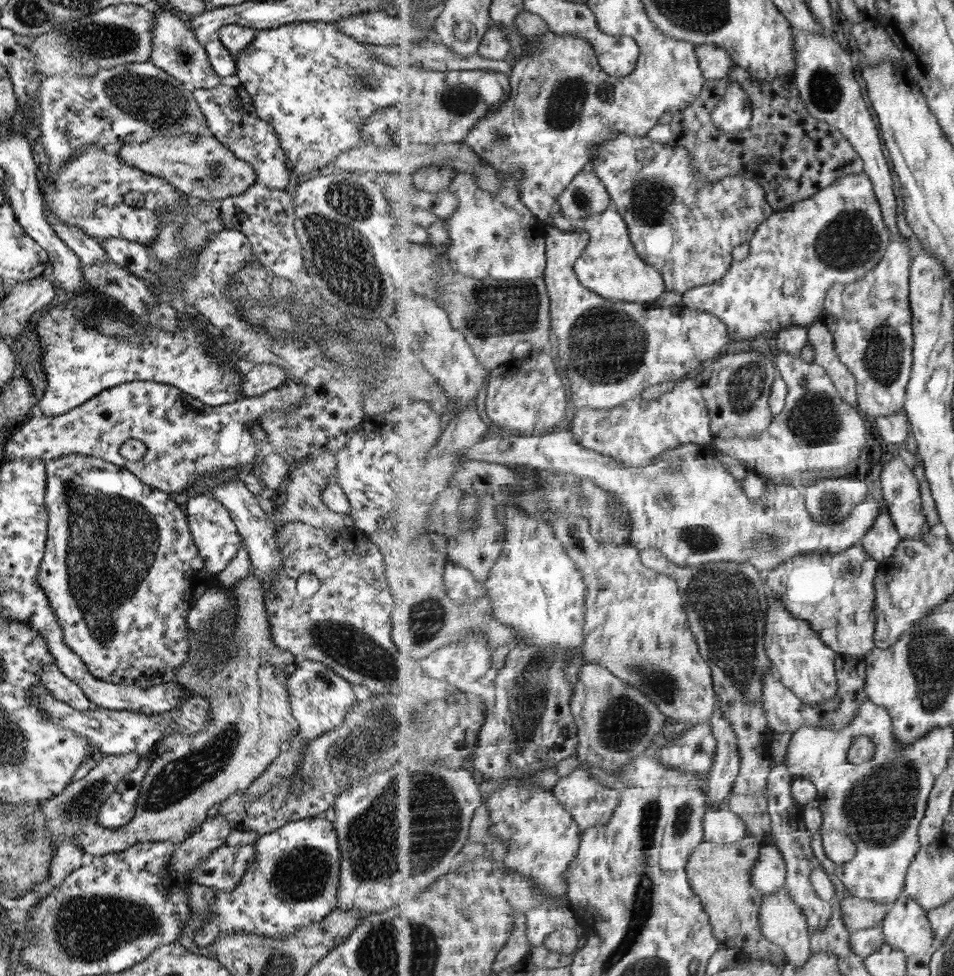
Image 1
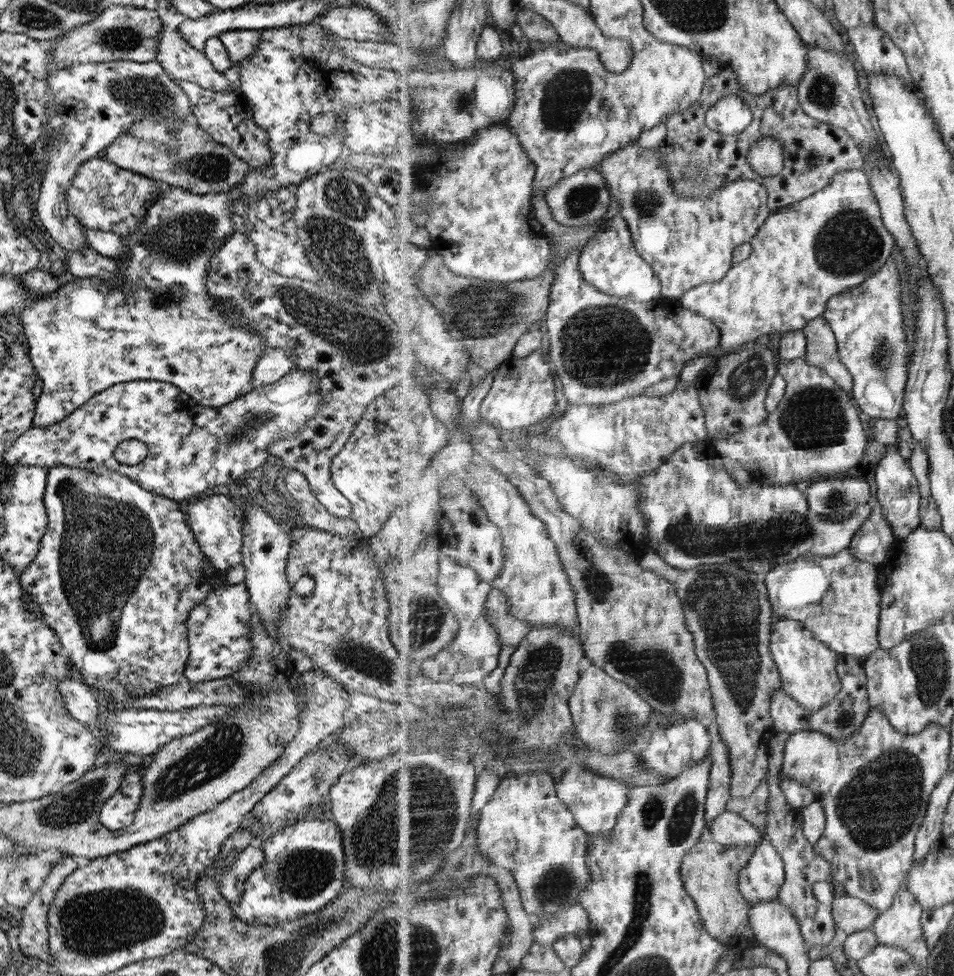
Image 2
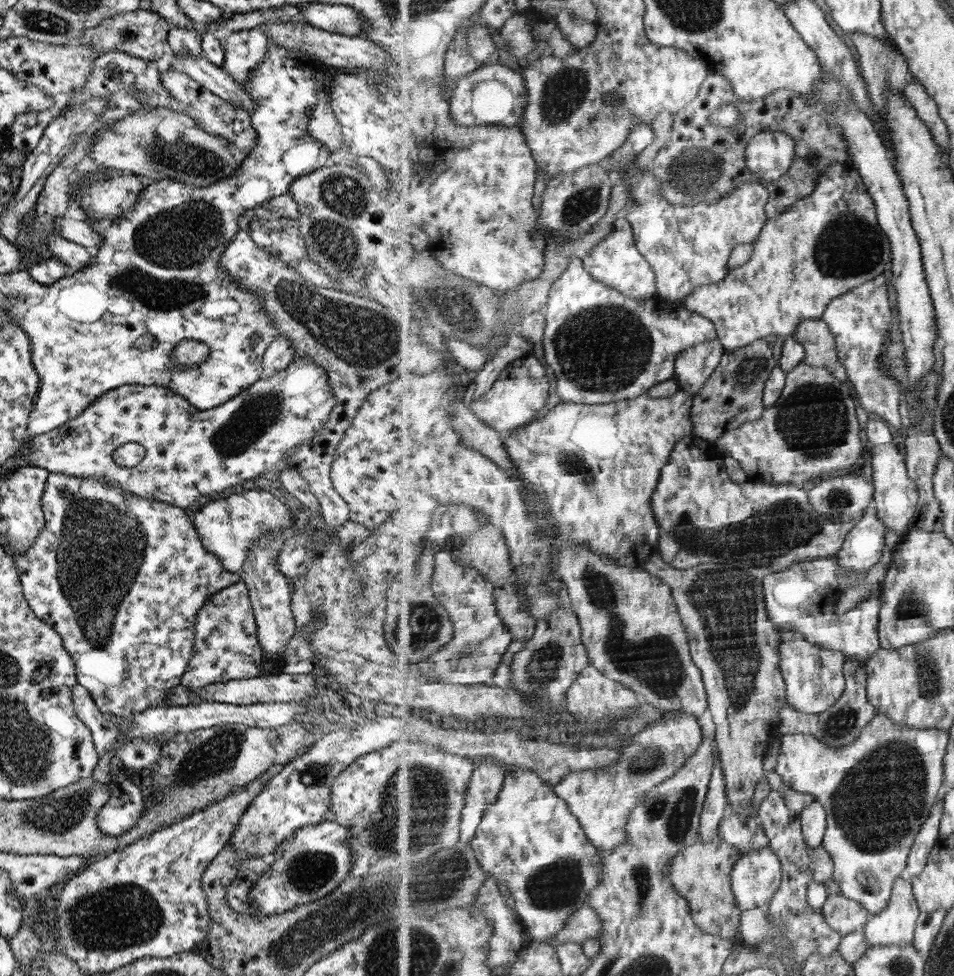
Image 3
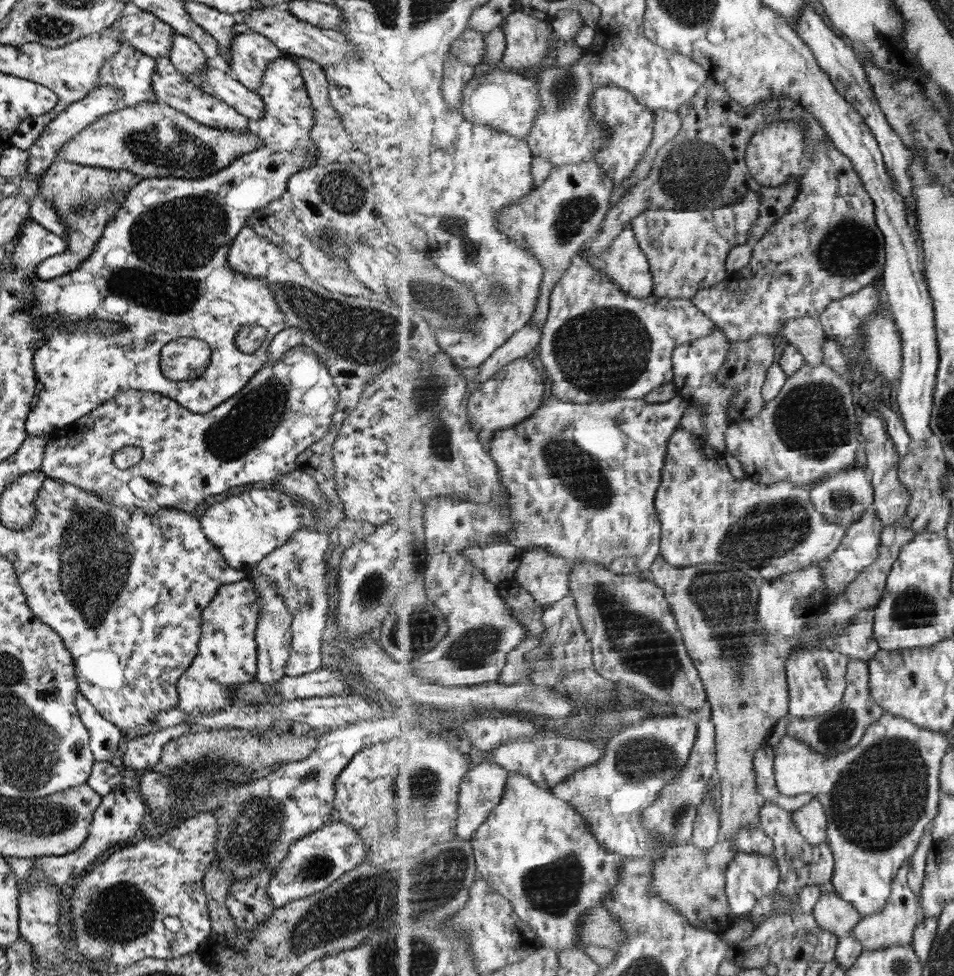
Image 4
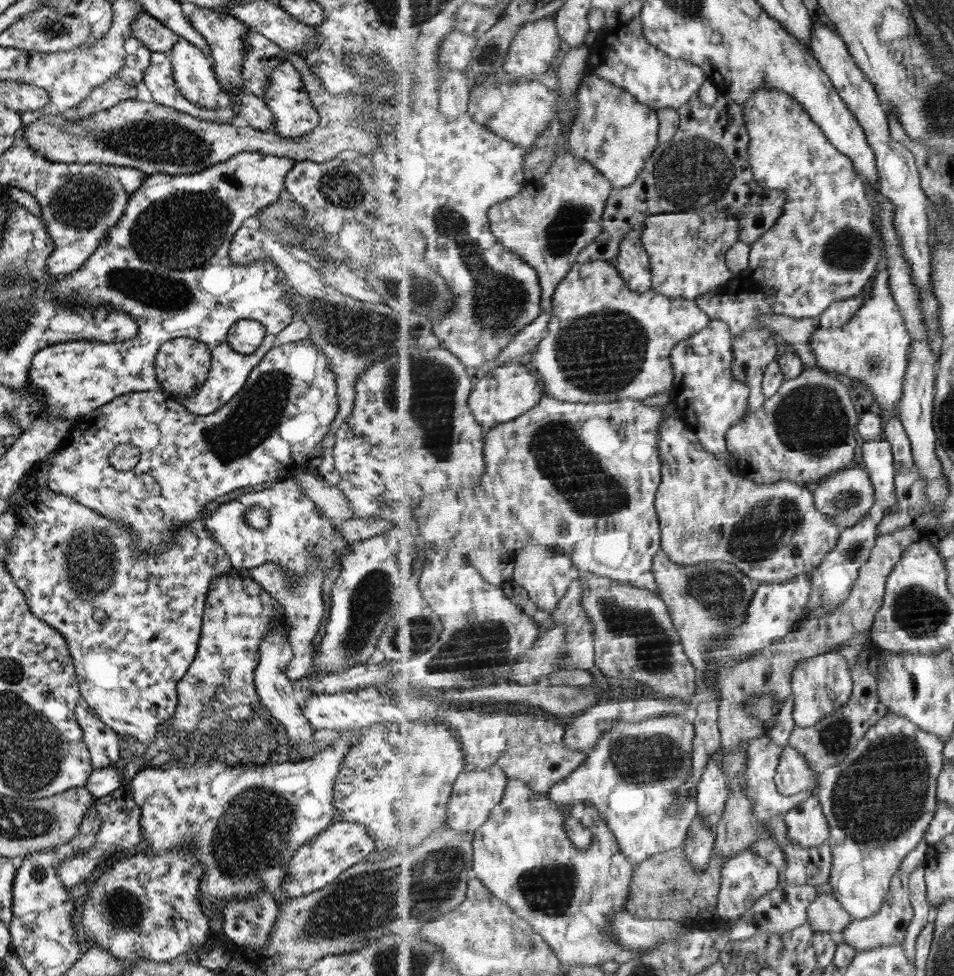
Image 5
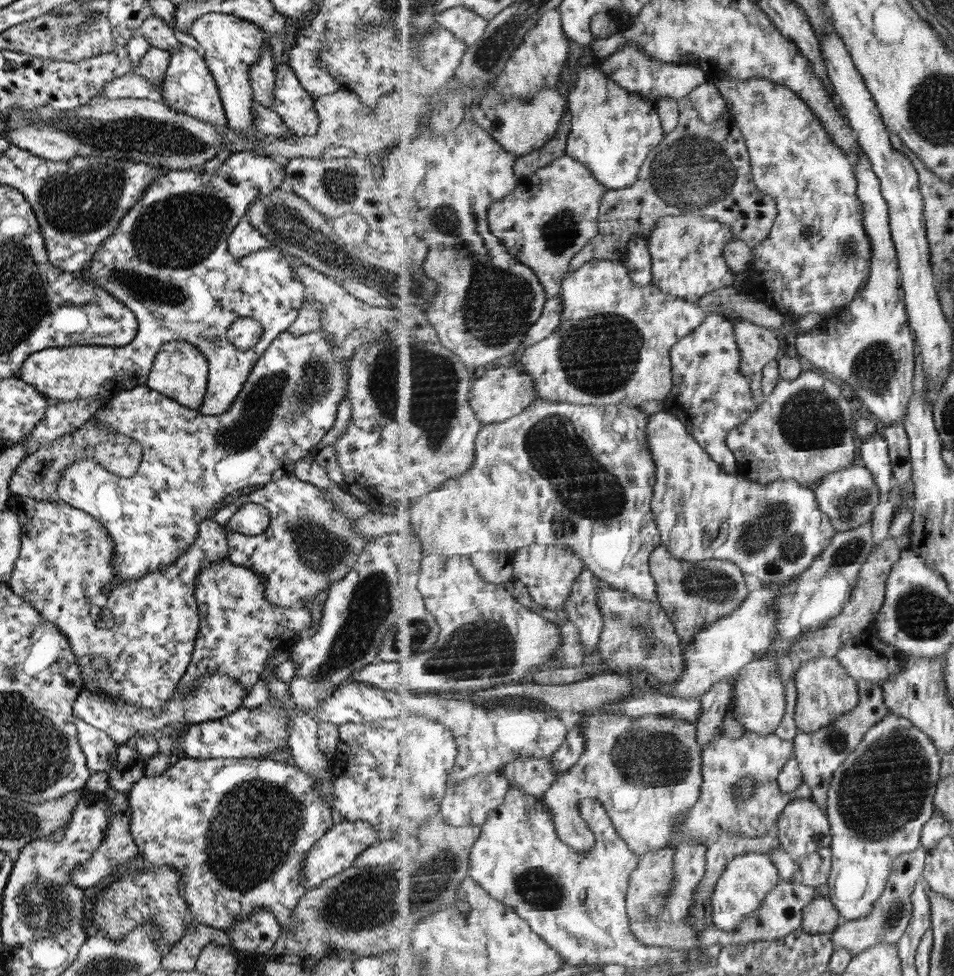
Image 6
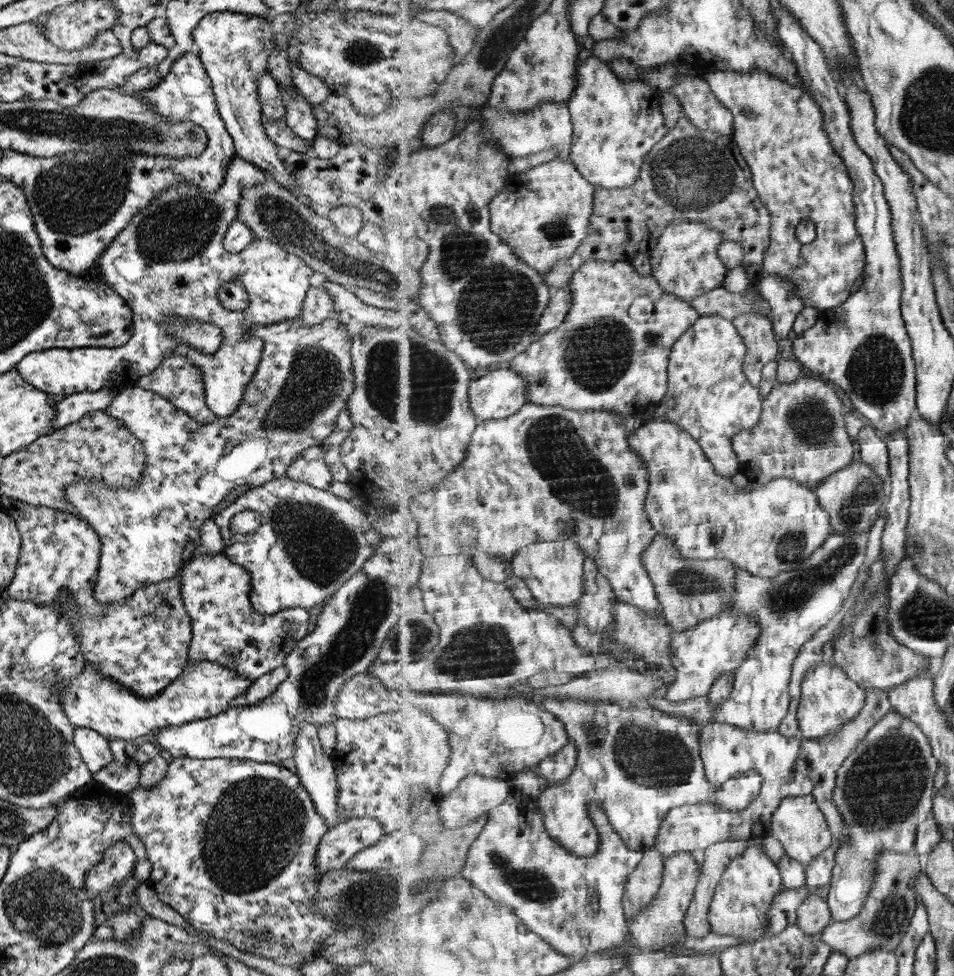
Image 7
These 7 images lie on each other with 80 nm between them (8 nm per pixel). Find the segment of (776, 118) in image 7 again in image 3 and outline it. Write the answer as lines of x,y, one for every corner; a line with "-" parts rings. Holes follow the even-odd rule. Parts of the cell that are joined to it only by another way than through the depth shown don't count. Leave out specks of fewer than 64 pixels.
788,132
756,134
746,148
746,163
759,181
777,181
793,164
796,142
-
837,162
834,165
831,165
822,174
822,177
818,178
818,185
815,187
815,190
807,196
807,198
804,198
802,201
796,202
793,206
788,207
783,214
767,220
762,233
754,242
754,252
751,260
749,260
747,264
729,270
728,275
717,284
700,286
698,289
695,289
693,294
690,294
684,300
687,301
687,306
690,306
695,312
702,314
705,318
711,319
711,322
715,323
716,329
718,330
718,339
723,343
727,352
730,353
735,349
741,349
759,339
771,340
775,335
787,338
794,334
797,325
800,322
803,322
803,320
821,319
824,315
825,309
831,304
831,301
833,301
834,298
842,297
844,294
850,293
858,286
861,286
870,280
875,280
875,278
881,276
883,272
887,270
887,266
892,263
891,256
893,256
893,251
891,250
890,238
879,224
878,210
876,209
874,198
868,191
863,177
859,174
859,171
852,168
851,163
843,164

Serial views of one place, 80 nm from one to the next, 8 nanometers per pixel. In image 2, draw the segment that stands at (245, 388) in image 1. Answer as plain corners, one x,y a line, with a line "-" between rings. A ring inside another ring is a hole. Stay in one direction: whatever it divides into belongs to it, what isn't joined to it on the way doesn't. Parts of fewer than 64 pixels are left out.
267,349
255,363
251,377
252,388
256,389
261,385
279,380
279,377
288,373
291,368
291,359
283,352
283,349

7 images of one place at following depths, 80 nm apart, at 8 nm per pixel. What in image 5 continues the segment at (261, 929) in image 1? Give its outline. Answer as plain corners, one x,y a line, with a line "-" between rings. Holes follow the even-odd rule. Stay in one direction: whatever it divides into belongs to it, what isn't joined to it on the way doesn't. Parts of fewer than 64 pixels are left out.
347,821
332,822
292,854
285,870
286,880
280,886
282,893
286,897
295,898
319,890
350,866
363,861
373,850
374,842
363,825

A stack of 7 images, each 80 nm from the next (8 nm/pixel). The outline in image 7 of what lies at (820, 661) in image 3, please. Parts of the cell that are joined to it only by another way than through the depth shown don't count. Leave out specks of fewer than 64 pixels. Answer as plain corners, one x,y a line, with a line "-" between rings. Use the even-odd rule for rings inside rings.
828,659
809,670
802,687
798,721
804,738
823,738
839,731
849,721
855,720
866,704
866,690
854,679
849,678
846,671

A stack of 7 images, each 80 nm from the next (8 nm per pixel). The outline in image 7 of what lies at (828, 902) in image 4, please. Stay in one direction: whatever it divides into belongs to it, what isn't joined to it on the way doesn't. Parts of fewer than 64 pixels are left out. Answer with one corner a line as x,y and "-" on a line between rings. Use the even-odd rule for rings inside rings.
811,896
801,903
798,920
797,926
807,935
820,935
834,923
829,903
819,896

